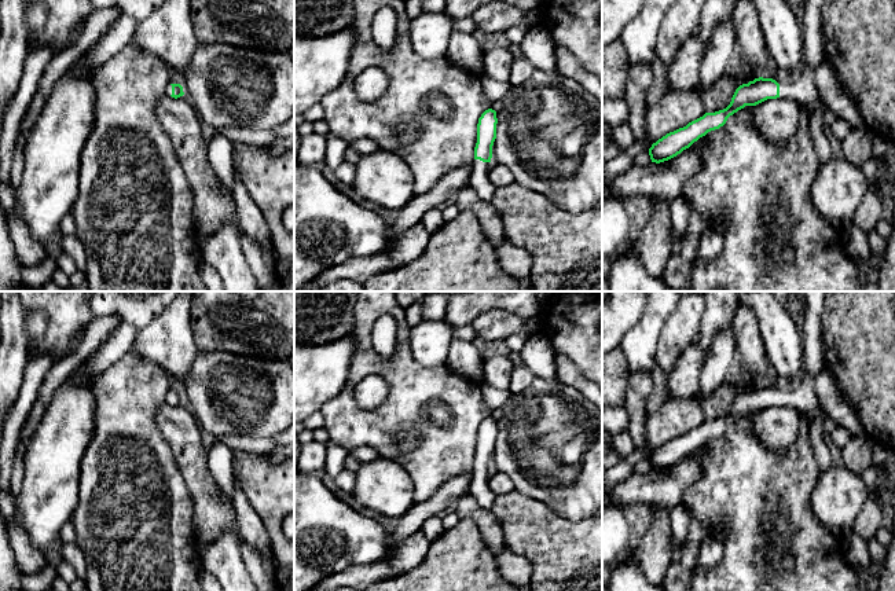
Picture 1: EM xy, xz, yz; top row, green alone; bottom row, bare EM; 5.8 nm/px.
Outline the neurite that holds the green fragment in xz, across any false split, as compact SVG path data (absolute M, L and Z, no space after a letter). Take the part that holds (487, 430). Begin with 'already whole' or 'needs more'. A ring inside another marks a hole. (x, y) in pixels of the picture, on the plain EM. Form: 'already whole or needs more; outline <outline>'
needs more; outline M492 416L485 418L478 426L473 480L469 489L469 495L473 496L483 509L487 510L492 509L496 498L488 488L492 454L496 447L496 432L496 419Z

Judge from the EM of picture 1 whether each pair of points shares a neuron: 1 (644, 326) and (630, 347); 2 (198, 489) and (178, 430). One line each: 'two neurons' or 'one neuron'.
1: one neuron
2: one neuron

